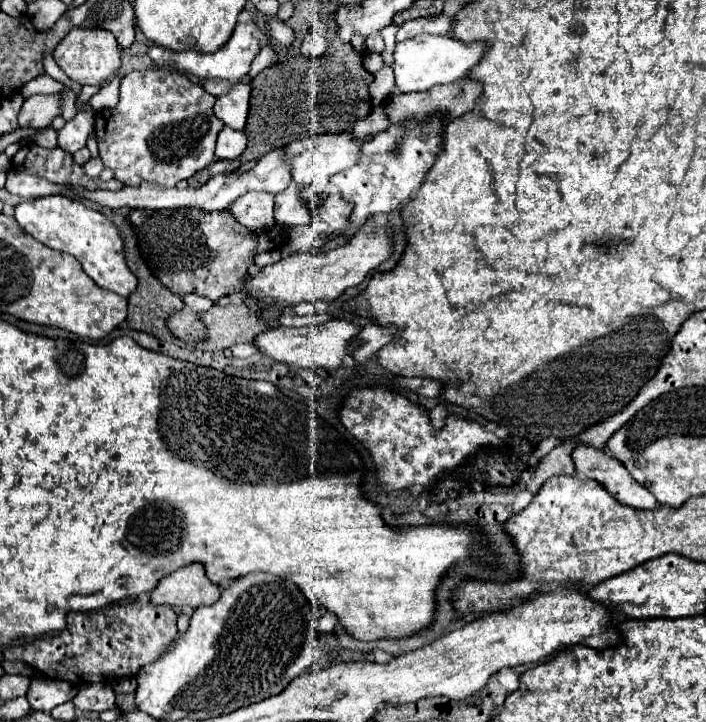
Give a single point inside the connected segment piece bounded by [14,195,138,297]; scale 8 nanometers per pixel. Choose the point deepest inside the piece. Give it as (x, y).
(65, 225)

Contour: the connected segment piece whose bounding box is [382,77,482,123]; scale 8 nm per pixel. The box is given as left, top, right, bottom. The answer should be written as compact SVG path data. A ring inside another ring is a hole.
M462 77L462 79L456 79L456 81L446 83L446 85L434 85L432 89L422 91L422 93L394 93L388 99L384 99L382 105L384 105L386 113L390 115L392 123L400 123L400 121L410 119L410 117L424 117L432 111L442 111L442 113L448 111L448 117L454 119L458 115L468 113L472 109L472 103L476 101L476 97L480 93L482 93L482 83L480 81Z

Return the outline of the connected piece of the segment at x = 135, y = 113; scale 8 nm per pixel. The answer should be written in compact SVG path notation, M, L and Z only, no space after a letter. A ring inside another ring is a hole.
M130 71L122 79L118 105L96 113L96 137L104 167L112 169L124 185L152 181L174 187L180 179L192 177L214 161L216 137L224 127L214 115L214 99L178 73Z

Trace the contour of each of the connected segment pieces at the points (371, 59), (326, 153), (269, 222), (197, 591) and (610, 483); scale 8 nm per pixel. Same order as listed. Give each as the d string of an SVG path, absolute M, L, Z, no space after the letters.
M368 53L368 55L364 57L364 67L366 67L370 73L380 71L380 69L384 67L384 59L382 59L382 55L380 55L380 53Z
M352 131L334 133L334 135L326 133L326 135L316 135L316 137L308 137L302 141L294 141L286 147L286 151L288 151L288 159L292 163L292 179L302 185L312 185L318 179L318 175L332 177L344 169L350 169L360 159L360 143L352 135Z
M248 191L230 205L234 217L250 229L270 229L274 225L274 195Z
M202 563L186 565L164 577L152 591L152 603L176 605L176 607L200 607L214 605L220 597L220 589L208 579Z
M576 445L572 451L572 459L576 465L576 473L596 479L604 485L620 503L630 505L634 509L654 509L658 507L656 497L648 493L640 483L634 481L630 471L614 459L608 449L596 449L590 445Z

